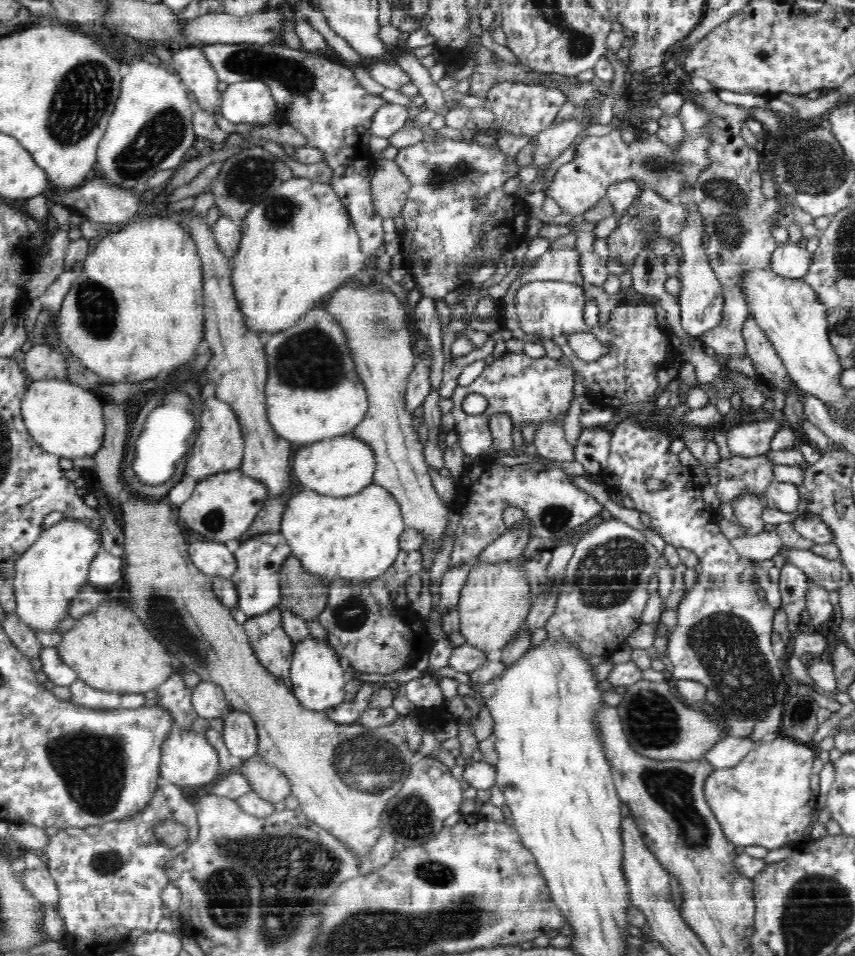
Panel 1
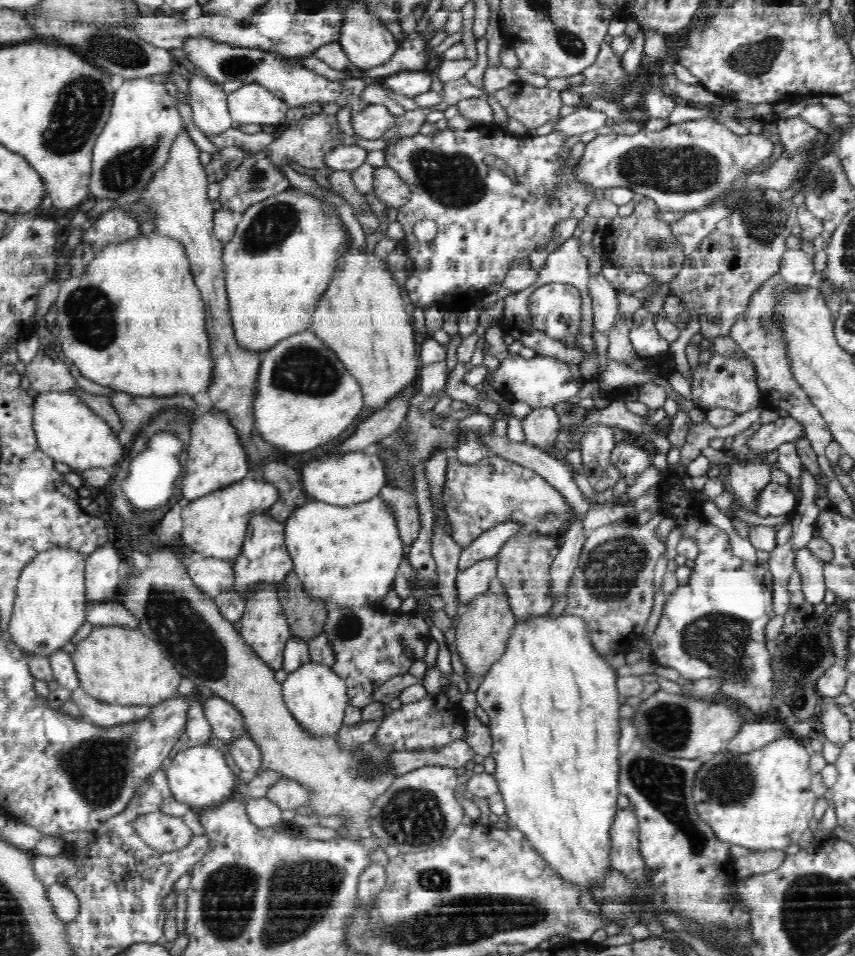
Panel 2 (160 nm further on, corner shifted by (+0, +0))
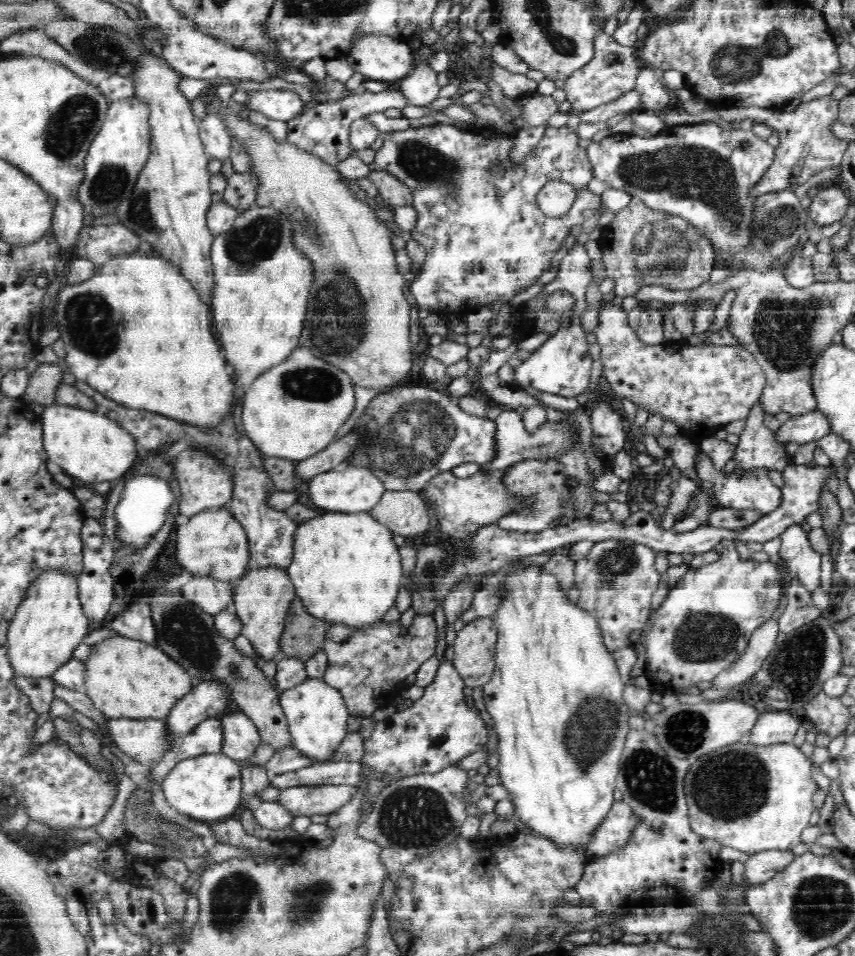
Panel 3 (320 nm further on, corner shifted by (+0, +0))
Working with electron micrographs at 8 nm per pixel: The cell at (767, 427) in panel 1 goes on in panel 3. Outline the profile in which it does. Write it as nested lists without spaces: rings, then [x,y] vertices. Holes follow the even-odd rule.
[[[820,412],[806,416],[791,417],[782,422],[776,432],[772,432],[772,442],[798,445],[826,437],[829,433],[828,420]]]

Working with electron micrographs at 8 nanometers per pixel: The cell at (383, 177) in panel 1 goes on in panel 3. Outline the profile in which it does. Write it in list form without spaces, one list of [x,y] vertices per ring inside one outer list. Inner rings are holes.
[[[370,170],[368,178],[378,189],[378,203],[385,210],[395,207],[412,206],[414,197],[412,191],[392,173],[380,170]]]

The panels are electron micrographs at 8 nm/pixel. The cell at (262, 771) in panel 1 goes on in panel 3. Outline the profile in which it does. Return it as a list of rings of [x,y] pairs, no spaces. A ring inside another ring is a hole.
[[[297,785],[283,789],[278,794],[276,802],[288,810],[293,817],[330,816],[330,812],[334,812],[338,806],[348,803],[359,789],[351,785]]]

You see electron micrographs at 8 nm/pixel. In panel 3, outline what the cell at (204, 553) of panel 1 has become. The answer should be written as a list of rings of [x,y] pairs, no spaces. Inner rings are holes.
[[[192,574],[181,592],[188,600],[199,604],[206,612],[218,614],[233,600],[234,589],[242,582],[244,574],[224,580],[209,574]]]

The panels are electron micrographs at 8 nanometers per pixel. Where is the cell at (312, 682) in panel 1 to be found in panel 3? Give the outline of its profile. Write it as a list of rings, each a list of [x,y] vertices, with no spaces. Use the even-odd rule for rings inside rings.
[[[306,676],[300,684],[284,688],[279,694],[279,703],[285,712],[295,747],[308,757],[326,758],[340,744],[346,732],[349,710],[343,693],[328,684],[323,678]]]

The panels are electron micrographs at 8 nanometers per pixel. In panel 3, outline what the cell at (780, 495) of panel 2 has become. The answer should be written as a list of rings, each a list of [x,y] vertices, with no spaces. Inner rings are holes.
[[[702,453],[696,463],[697,477],[700,482],[708,481],[713,484],[712,491],[716,504],[722,507],[734,507],[738,509],[758,510],[760,516],[770,515],[783,503],[781,488],[774,485],[768,478],[767,473],[752,477],[738,478],[736,472],[725,476],[722,471],[716,471],[709,456]]]

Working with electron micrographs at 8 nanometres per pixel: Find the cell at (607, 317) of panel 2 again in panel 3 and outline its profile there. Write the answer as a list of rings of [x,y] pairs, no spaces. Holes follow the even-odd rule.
[[[603,296],[602,300],[593,303],[592,308],[598,312],[598,325],[594,334],[602,349],[602,375],[618,398],[629,398],[636,405],[643,405],[650,414],[660,413],[666,419],[671,418],[680,428],[679,435],[685,435],[700,443],[706,437],[713,437],[717,428],[741,419],[746,420],[753,406],[758,405],[767,383],[764,371],[750,352],[738,345],[716,346],[707,342],[699,346],[691,346],[684,341],[657,346],[641,344],[627,323],[627,312],[622,305],[614,304],[611,299],[611,296]]]

